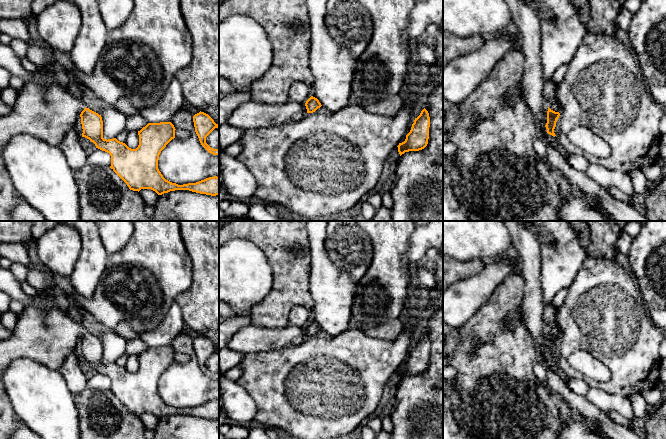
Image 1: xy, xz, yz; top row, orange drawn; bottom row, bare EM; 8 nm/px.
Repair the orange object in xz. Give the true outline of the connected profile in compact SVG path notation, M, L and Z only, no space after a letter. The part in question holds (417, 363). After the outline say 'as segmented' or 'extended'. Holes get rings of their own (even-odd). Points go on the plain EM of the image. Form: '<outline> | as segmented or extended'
M424 332L420 339L415 342L410 356L406 359L404 366L399 367L398 376L400 380L405 376L419 375L424 373L429 363L430 341L428 335Z | as segmented

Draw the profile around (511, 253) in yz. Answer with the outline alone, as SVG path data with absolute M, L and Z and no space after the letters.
M512 247L508 249L506 252L497 256L495 260L508 260L508 259L516 260L516 264L513 266L512 275L521 276L521 265L519 263L519 255L515 248Z

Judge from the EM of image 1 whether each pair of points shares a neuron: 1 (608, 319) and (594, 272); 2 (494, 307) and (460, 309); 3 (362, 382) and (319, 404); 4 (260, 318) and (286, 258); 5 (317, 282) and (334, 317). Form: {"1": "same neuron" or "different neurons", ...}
{"1": "same neuron", "2": "different neurons", "3": "same neuron", "4": "same neuron", "5": "same neuron"}

